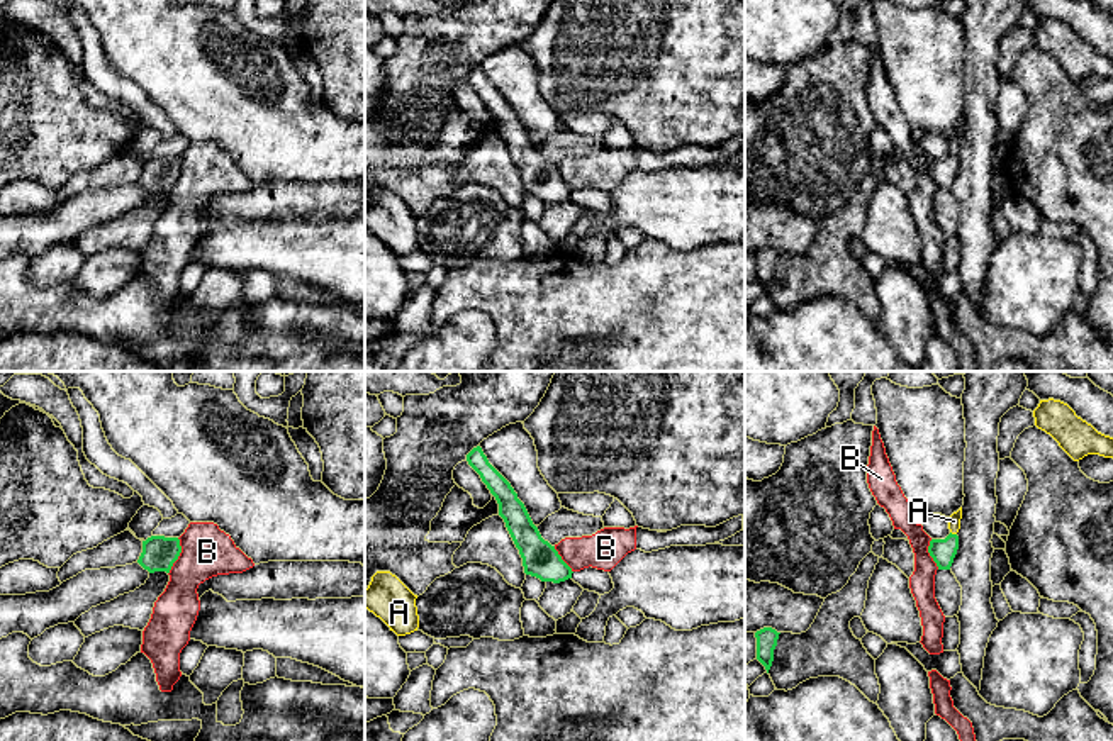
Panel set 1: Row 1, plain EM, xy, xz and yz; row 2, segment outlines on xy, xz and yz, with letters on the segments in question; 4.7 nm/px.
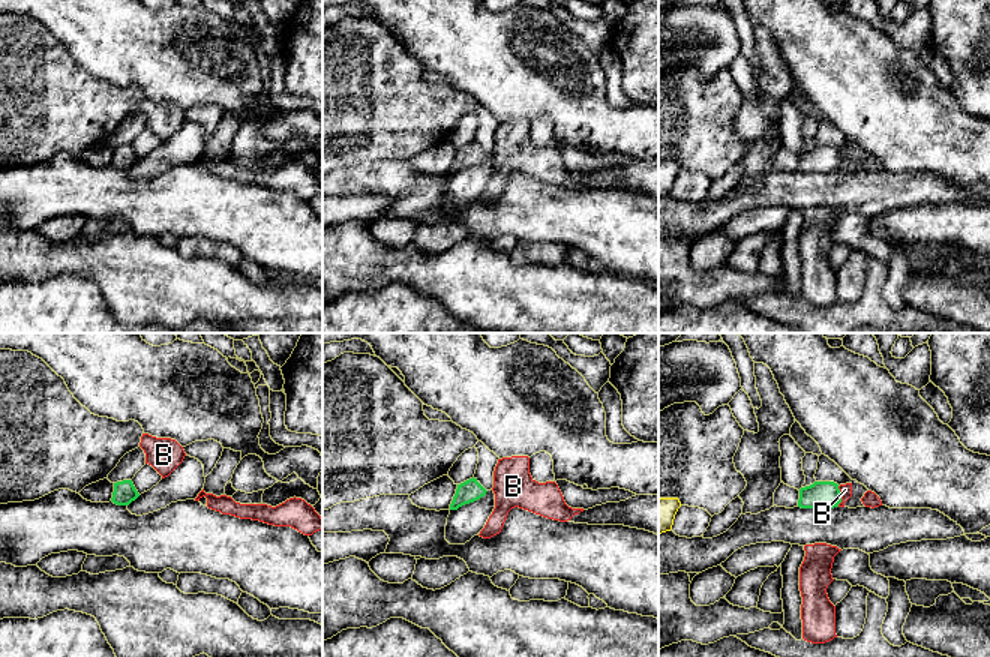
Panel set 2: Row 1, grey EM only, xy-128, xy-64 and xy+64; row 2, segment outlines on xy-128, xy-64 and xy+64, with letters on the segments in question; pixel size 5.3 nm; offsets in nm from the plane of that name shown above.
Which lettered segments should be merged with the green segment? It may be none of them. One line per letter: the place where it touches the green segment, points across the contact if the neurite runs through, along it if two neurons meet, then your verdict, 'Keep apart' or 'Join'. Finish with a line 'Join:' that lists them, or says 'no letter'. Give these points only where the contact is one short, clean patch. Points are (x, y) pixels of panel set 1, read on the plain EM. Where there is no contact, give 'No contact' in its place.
A: Touches green at yz (954, 155). Path across: yz (942, 172), (954, 155), (954, 141). Join
B: Touches green at xy (178, 175). Boundary: xy (178, 158), (180, 175), (168, 194). Keep apart
Join: A

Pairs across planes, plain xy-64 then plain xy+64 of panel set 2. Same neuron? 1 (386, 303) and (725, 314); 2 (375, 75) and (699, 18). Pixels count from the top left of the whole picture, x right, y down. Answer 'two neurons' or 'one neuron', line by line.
1: one neuron
2: two neurons

